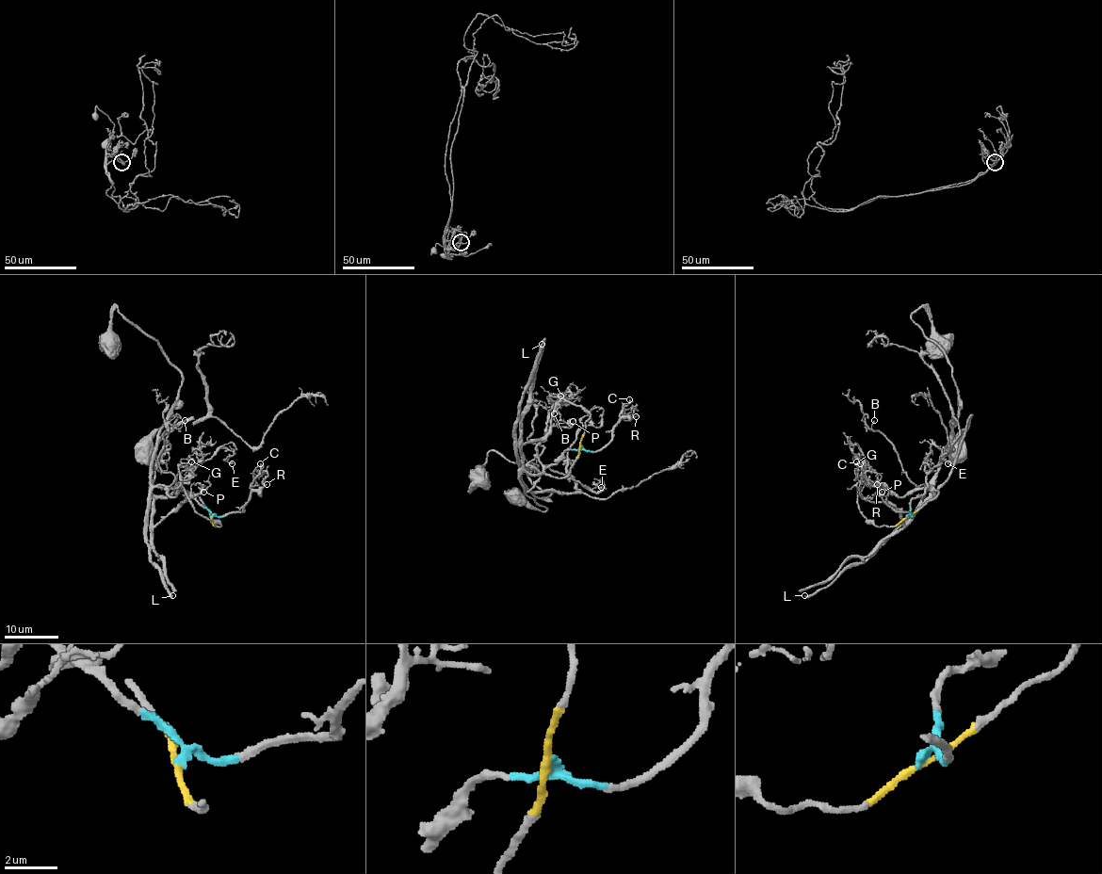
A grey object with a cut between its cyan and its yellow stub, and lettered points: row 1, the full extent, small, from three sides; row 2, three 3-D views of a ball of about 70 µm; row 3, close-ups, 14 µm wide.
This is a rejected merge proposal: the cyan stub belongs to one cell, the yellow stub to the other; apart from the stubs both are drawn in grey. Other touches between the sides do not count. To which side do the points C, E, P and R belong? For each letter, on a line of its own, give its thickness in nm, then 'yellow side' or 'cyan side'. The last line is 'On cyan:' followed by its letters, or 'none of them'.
C: 90 nm | cyan side
E: 180 nm | cyan side
P: 100 nm | cyan side
R: 130 nm | cyan side
On cyan: C, E, P, R

